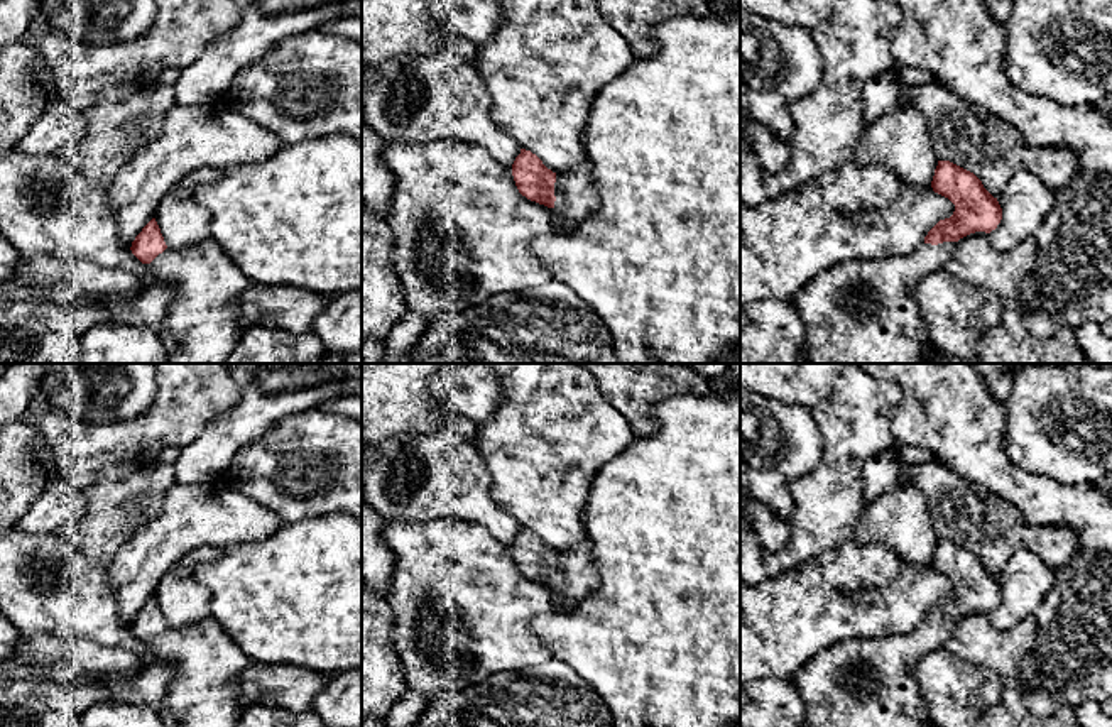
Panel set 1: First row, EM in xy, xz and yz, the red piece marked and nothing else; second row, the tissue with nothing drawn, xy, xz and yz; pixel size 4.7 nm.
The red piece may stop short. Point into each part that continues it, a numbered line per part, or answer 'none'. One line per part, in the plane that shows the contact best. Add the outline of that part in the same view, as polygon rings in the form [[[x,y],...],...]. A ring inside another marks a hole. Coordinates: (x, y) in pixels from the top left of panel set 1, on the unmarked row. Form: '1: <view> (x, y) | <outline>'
1: yz (871, 682) | [[[923,620],[908,634],[847,639],[815,654],[791,676],[806,703],[806,727],[931,727],[916,668],[923,656],[951,637],[957,626],[958,620]]]

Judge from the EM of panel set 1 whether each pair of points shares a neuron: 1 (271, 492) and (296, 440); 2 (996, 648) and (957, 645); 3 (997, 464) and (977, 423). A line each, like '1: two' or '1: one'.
1: one
2: one
3: one

